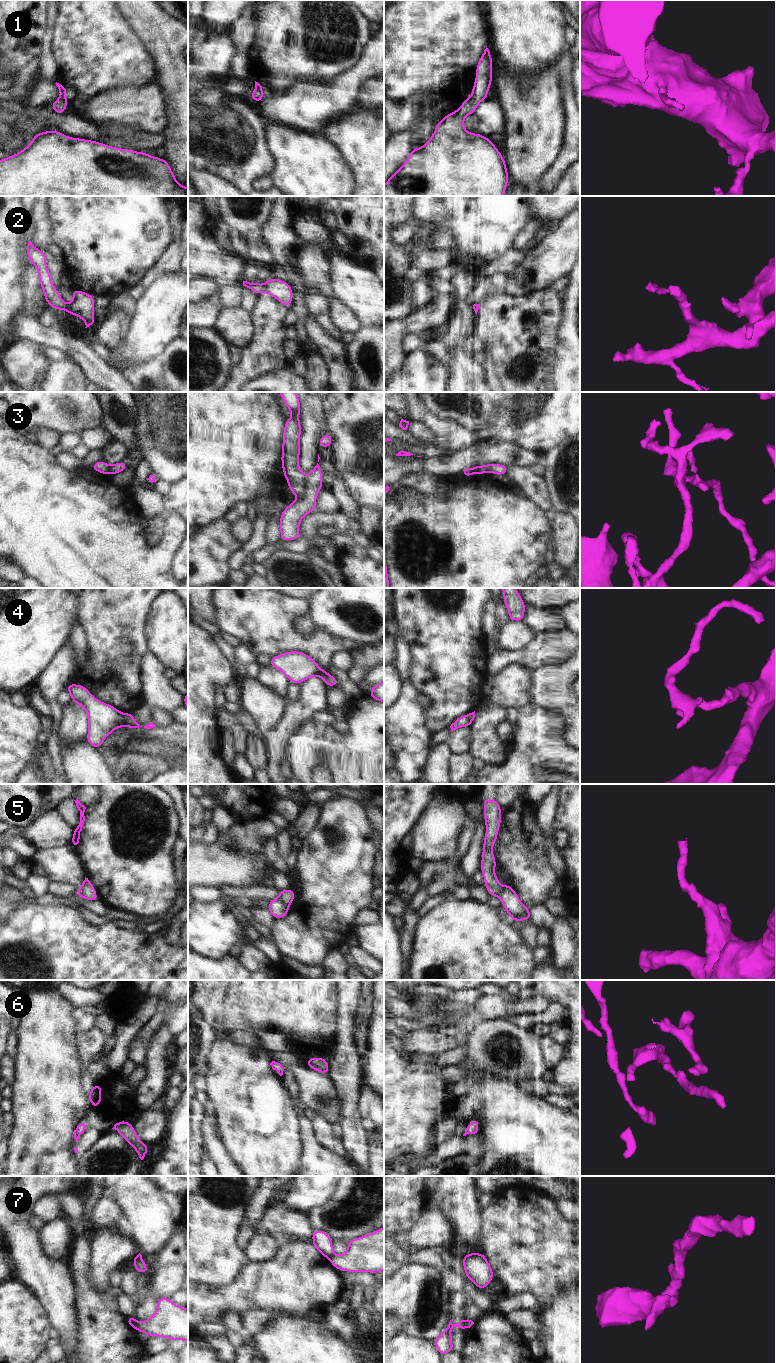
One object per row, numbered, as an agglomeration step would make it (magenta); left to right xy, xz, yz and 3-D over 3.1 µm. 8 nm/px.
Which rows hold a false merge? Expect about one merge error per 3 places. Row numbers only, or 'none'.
3, 5, 7

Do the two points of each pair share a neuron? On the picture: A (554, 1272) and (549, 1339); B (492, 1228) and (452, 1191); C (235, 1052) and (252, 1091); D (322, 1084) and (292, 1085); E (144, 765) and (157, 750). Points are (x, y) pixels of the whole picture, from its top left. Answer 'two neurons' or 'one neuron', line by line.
A: two neurons
B: two neurons
C: one neuron
D: two neurons
E: two neurons

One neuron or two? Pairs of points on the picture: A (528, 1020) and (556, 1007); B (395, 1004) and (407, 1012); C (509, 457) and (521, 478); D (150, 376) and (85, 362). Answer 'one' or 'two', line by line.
A: one
B: one
C: two
D: two

